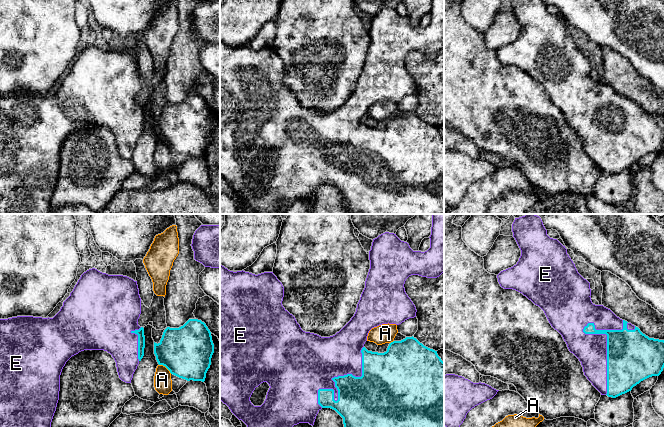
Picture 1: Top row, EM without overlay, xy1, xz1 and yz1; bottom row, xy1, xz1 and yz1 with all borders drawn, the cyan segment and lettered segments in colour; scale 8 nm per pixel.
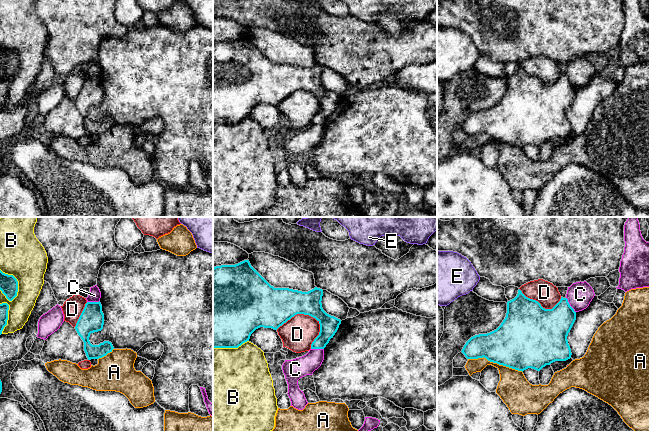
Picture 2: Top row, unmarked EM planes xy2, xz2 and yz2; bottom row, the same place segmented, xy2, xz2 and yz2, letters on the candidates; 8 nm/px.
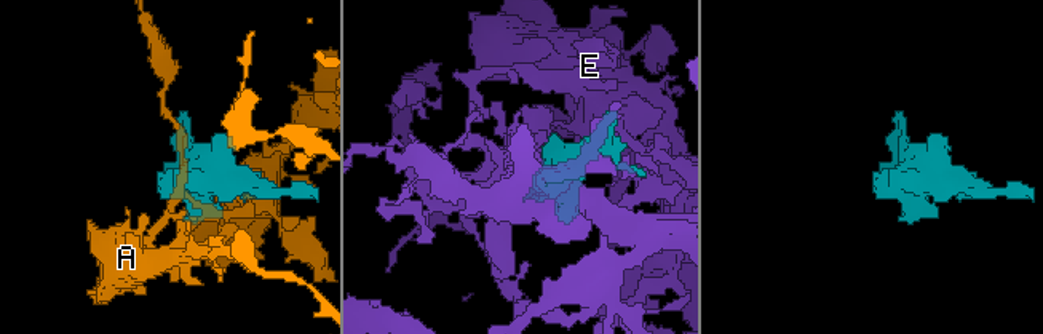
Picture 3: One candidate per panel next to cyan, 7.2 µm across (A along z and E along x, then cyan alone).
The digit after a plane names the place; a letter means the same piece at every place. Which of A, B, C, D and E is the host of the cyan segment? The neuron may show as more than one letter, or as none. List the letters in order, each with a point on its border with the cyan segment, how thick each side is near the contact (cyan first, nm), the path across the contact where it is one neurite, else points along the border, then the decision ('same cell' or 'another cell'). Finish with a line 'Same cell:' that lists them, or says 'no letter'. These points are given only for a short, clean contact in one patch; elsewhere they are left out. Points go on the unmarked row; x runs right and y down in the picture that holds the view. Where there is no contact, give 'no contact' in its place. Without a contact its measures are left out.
A: yz2 (495, 138) | 420/240 nm | another cell
B: xy2 (17, 58) | 140/360 nm | another cell
C: yz2 (569, 81) | 320/200 nm | along yz2 (566, 73), (569, 81), (575, 88) | another cell
D: xz2 (298, 89) | 320/260 nm | another cell
E: yz1 (598, 109) | 300/280 nm | same cell
Same cell: E

